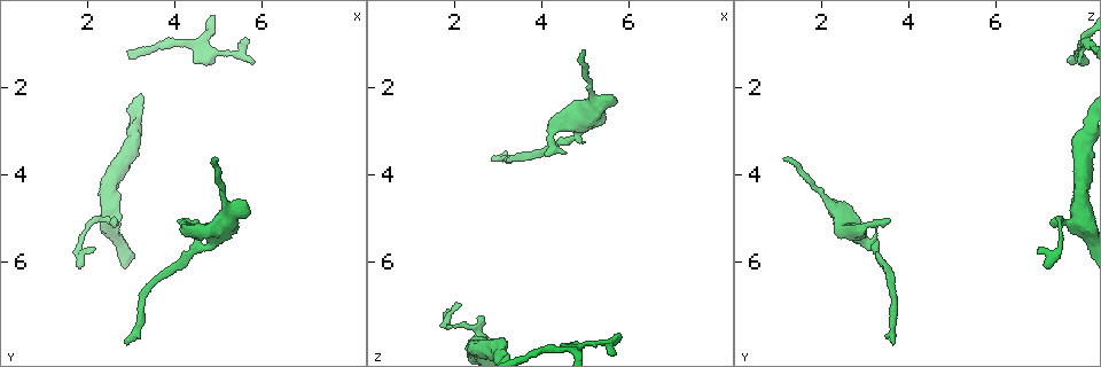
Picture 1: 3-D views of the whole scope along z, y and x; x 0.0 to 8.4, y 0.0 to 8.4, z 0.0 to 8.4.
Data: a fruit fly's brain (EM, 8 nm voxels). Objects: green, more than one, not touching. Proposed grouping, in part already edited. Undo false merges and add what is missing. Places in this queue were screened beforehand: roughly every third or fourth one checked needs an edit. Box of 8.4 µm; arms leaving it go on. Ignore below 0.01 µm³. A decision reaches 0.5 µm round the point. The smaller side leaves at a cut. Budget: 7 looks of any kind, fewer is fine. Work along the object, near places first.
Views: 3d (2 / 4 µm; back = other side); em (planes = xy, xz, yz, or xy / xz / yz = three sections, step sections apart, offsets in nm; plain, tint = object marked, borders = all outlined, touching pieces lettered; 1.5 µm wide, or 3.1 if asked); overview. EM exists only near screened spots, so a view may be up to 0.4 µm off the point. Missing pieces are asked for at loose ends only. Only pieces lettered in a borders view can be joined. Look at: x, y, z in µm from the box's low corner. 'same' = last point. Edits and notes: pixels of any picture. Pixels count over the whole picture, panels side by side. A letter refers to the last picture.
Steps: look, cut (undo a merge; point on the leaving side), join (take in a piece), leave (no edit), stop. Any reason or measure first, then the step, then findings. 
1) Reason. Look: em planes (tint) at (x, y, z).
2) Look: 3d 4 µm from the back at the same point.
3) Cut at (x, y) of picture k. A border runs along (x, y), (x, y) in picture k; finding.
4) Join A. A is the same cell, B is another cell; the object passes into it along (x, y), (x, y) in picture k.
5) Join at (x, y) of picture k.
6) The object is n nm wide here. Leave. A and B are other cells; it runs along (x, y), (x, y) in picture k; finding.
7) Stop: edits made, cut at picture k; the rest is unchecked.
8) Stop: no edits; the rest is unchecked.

An open end. Look: em planes (borders) at (2.90, 7.90, 3.65).

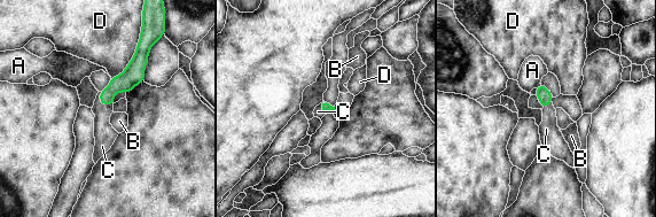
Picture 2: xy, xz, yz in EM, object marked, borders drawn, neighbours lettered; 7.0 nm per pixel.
The longest contact is with D, 360 nm. Join C. C is the same cell, A, B and D are other cells; the object passes into it along (125, 82), (102, 103), (104, 134) in picture 2; it goes on there.

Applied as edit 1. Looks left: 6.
Redraw. Look: overview.

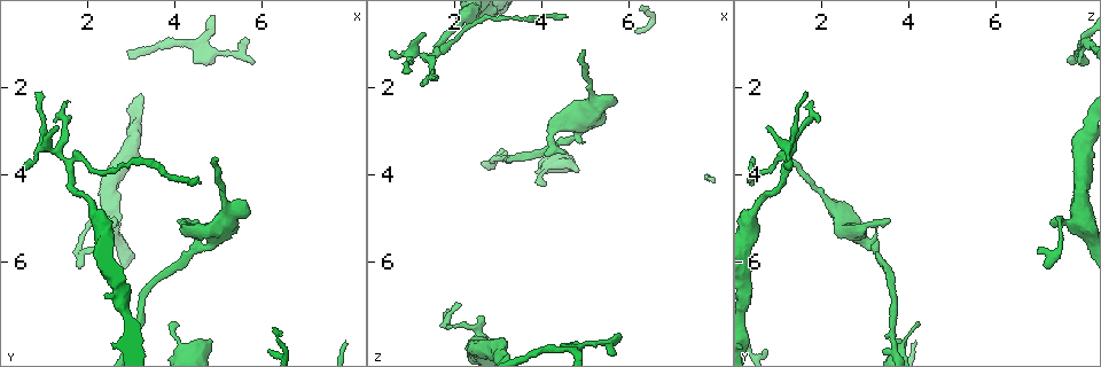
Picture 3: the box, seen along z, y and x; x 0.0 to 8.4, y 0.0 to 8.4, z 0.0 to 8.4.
Sharp bend. Look: 3d 4 µm from the back at (5.05, 5.30, 2.75).

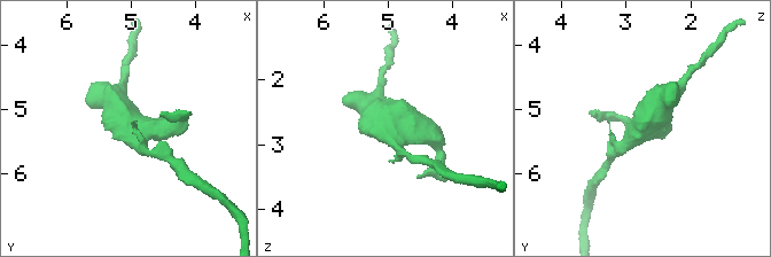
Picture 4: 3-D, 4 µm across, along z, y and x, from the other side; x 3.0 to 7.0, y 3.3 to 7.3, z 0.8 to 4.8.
4 arms meet here; shape alone is not enough. Look: em yz step 4 (tint) at (5.00, 5.30, 2.70).

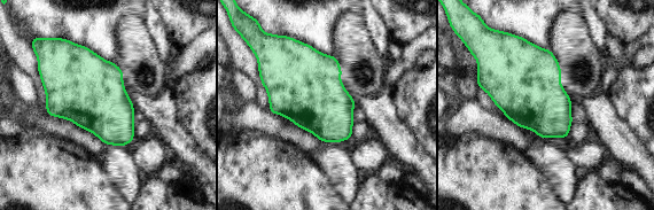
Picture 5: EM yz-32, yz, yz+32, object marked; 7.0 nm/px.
Look: em xz step 8 (borders) at the same point.

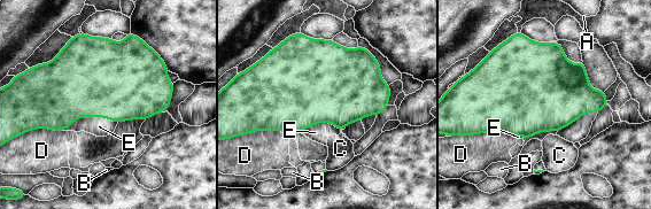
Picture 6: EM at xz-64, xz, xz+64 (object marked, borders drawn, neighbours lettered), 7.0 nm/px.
Leave. A, B, C, D and E are other cells; a border runs along (117, 123), (77, 117), (62, 130) in picture 6; continuous, no second neuron.

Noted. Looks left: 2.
An open end. Look: 3d 4 µm at (5.80, 1.45, 7.70).

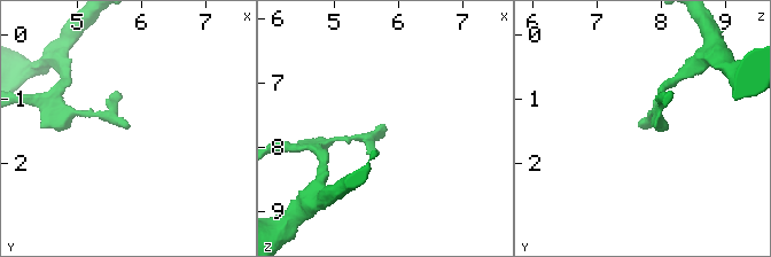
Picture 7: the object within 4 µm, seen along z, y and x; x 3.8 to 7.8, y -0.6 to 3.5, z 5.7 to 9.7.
Now the EM. Look: em xy step 4 (borders) at (5.85, 1.45, 7.75).

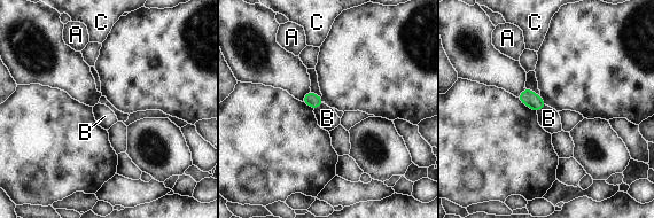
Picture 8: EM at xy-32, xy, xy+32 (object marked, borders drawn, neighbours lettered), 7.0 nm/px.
The object is 90 nm wide here. Leave. A, B and C are other cells; a border runs along (324, 103), (313, 110) in picture 8; no lettered piece goes on from it.

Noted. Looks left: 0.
Stop: edits made, join at picture 2; the rest is unchecked.

